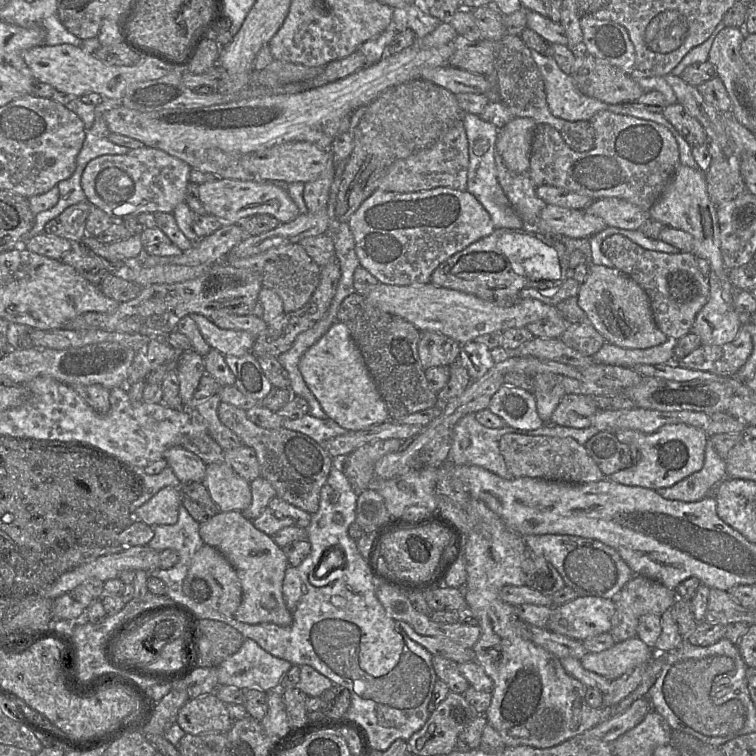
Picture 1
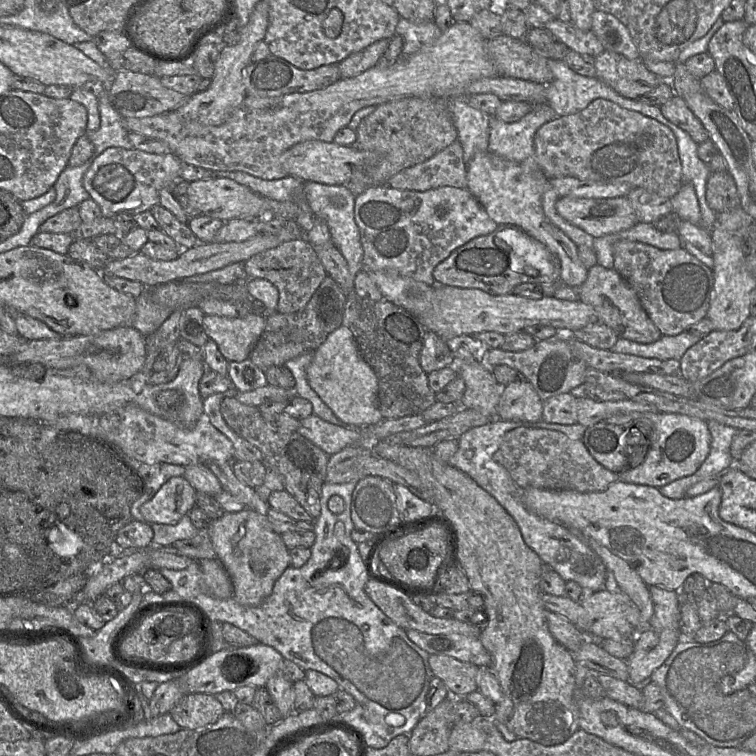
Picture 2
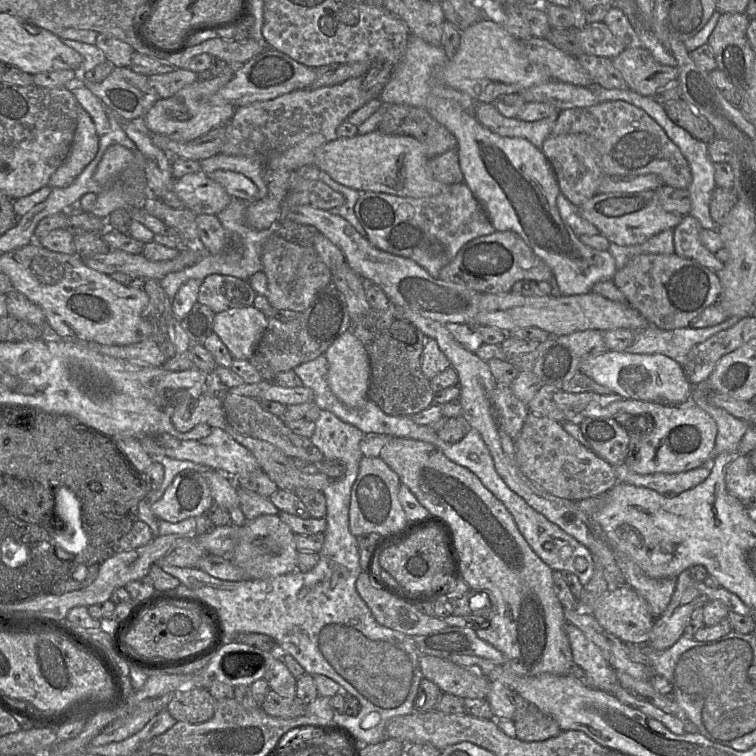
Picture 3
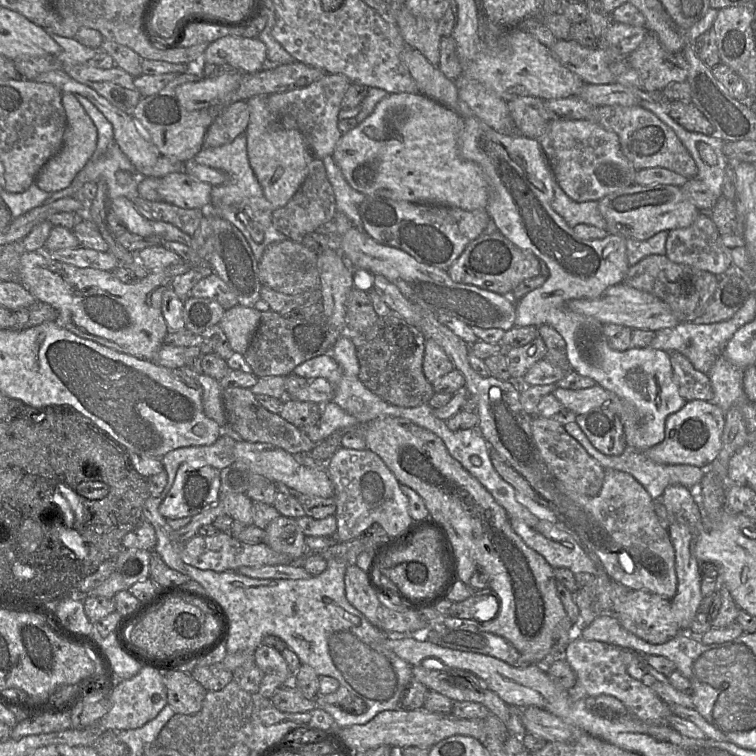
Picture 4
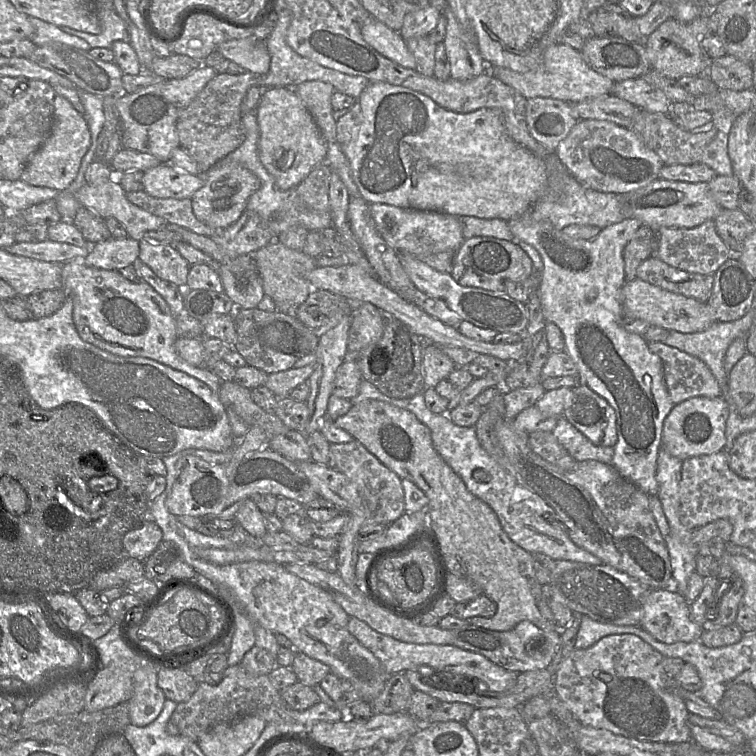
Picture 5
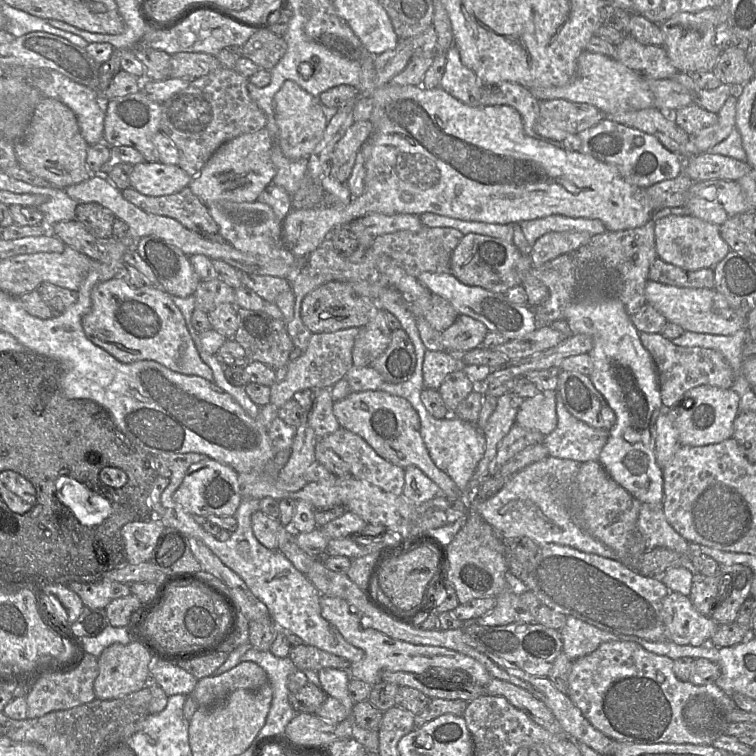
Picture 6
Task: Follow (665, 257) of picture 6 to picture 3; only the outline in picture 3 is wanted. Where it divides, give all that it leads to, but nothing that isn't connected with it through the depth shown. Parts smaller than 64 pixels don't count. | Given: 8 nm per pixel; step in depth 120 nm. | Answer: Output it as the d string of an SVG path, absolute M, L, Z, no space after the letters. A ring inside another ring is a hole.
M685 215L673 229L674 253L683 258L697 261L713 272L723 270L724 263L718 260L700 240L702 230L700 222L691 215Z

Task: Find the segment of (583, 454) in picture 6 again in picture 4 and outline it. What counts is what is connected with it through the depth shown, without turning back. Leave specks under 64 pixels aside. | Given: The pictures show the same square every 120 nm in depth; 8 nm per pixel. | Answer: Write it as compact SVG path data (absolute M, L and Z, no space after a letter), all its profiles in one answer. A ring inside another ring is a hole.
M575 422L563 425L566 432L577 440L587 451L587 453L597 460L605 469L615 469L632 475L649 493L652 499L661 500L661 496L666 487L670 485L681 485L693 492L699 487L700 482L705 474L705 468L699 468L687 464L661 464L647 458L644 452L638 451L631 447L626 447L625 451L620 455L606 455L598 451L581 428Z

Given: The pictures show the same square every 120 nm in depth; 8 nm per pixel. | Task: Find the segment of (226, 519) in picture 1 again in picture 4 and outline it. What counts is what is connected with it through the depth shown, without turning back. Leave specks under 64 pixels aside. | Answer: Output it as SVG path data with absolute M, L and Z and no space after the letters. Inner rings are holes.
M280 515L265 529L264 543L279 553L300 560L308 553L305 534L296 519Z

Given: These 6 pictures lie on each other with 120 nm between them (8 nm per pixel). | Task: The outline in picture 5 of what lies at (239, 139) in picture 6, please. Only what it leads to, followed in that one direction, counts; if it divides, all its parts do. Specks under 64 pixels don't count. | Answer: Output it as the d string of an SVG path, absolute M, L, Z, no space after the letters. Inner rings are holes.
M225 160L212 166L204 175L204 185L192 196L192 209L200 222L212 228L215 233L233 225L246 210L248 199L260 187L260 180L251 171L239 164Z

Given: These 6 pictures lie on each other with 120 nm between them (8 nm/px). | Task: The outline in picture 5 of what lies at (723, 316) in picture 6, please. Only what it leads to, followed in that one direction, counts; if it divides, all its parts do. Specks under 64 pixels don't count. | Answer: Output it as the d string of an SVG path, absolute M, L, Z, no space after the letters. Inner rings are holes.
M637 278L625 282L622 298L625 317L641 319L650 326L658 326L668 331L701 332L717 321L707 302L699 302L694 298L672 293Z

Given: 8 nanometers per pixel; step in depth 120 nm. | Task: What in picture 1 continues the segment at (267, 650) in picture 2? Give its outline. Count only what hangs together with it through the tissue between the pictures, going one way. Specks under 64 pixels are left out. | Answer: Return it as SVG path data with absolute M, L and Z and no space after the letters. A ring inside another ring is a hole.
M246 638L236 653L217 666L217 675L220 686L269 692L279 689L282 677L291 667L289 661L271 655Z

